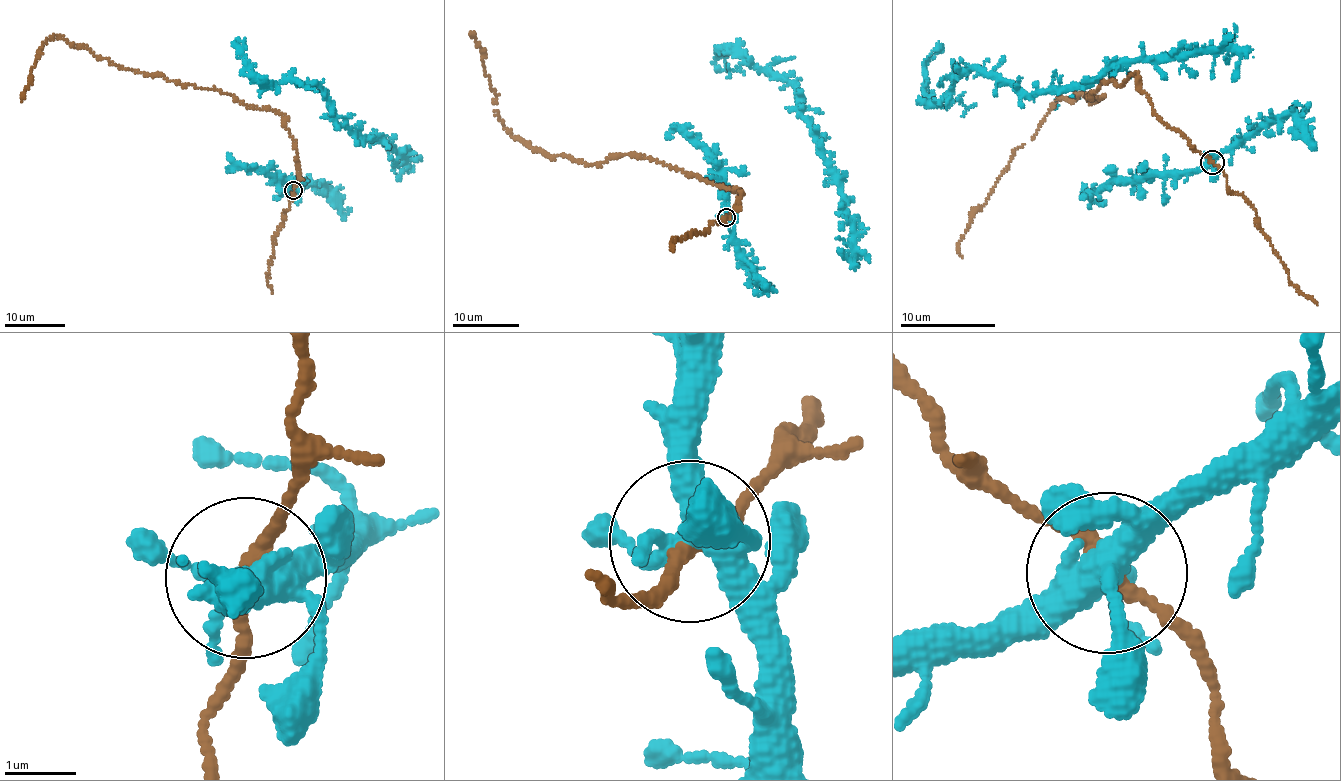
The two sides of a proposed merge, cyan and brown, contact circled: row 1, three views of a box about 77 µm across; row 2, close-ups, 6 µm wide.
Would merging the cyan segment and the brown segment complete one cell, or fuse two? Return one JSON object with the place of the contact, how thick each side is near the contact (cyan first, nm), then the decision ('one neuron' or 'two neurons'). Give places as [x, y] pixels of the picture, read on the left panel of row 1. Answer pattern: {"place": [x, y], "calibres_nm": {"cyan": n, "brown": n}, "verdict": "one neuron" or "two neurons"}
{"place": [293, 190], "calibres_nm": {"cyan": 380, "brown": 240}, "verdict": "two neurons"}

